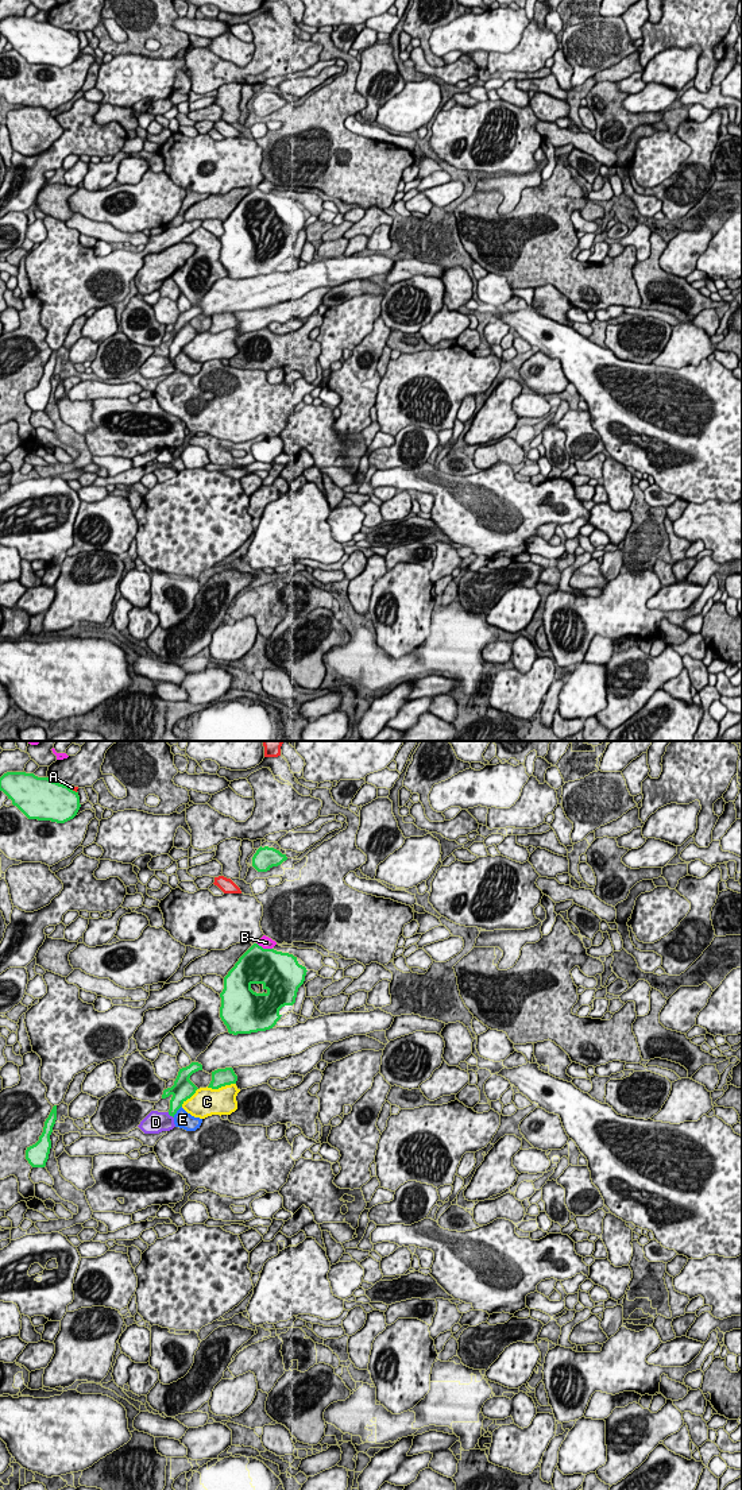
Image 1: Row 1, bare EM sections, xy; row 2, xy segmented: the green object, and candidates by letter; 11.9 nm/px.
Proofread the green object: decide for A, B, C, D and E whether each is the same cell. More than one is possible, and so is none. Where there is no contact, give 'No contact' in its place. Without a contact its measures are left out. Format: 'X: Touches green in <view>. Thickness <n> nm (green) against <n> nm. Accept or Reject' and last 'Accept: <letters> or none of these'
A: Touches green in xy. Thickness 460 nm (green) against 60 nm. Reject
B: Touches green in xy. Thickness 440 nm (green) against 140 nm. Accept
C: Touches green in xy. Thickness 220 nm (green) against 340 nm. Reject
D: Touches green in xy. Thickness 160 nm (green) against 260 nm. Reject
E: Touches green in xy. Thickness 260 nm (green) against 200 nm. Reject
Accept: B

